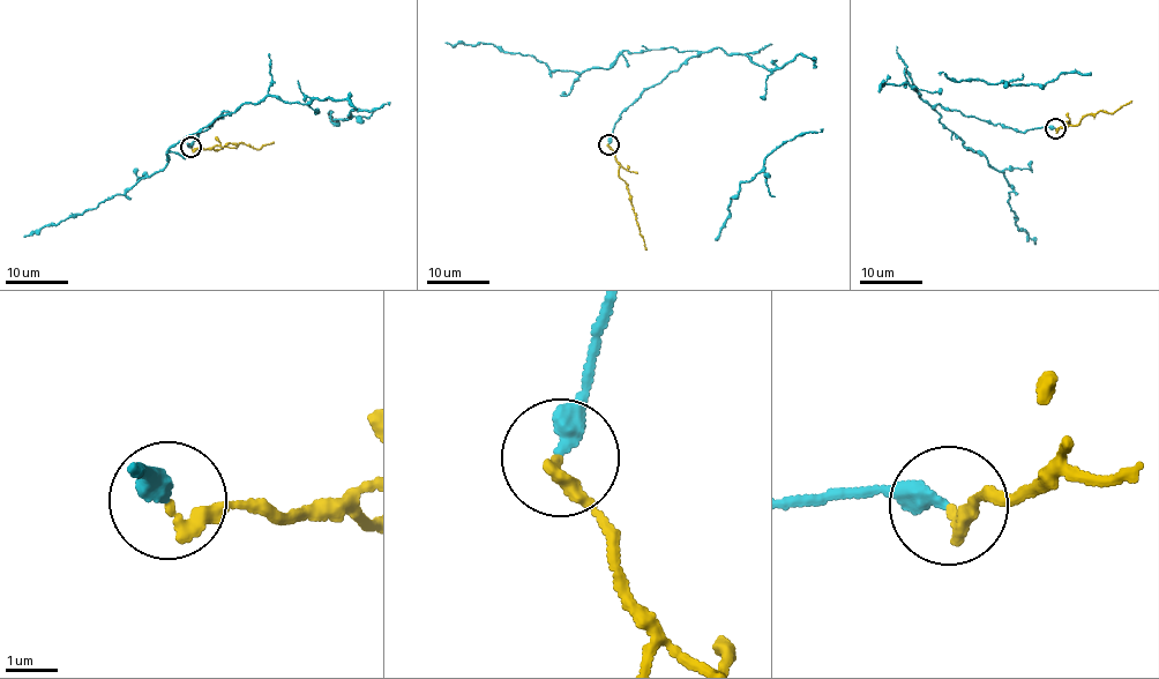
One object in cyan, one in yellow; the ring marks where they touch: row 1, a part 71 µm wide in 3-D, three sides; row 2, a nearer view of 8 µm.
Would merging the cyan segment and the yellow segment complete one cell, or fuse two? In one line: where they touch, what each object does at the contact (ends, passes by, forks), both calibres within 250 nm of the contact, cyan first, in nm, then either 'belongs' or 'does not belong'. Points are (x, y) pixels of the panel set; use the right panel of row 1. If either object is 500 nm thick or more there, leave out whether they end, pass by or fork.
place (1055, 128); cyan ends; yellow ends; calibres 320 and 240 nm; belongs

